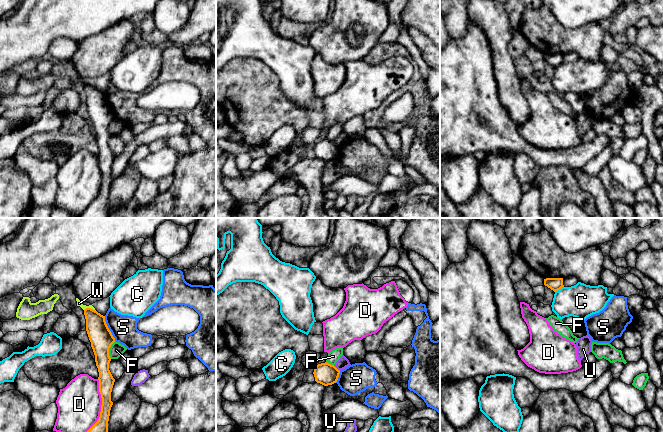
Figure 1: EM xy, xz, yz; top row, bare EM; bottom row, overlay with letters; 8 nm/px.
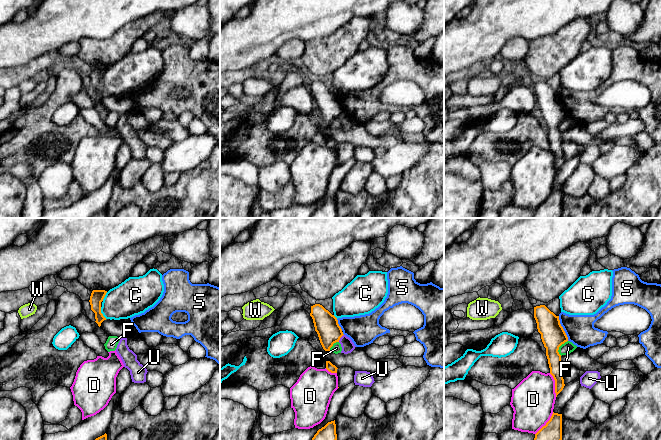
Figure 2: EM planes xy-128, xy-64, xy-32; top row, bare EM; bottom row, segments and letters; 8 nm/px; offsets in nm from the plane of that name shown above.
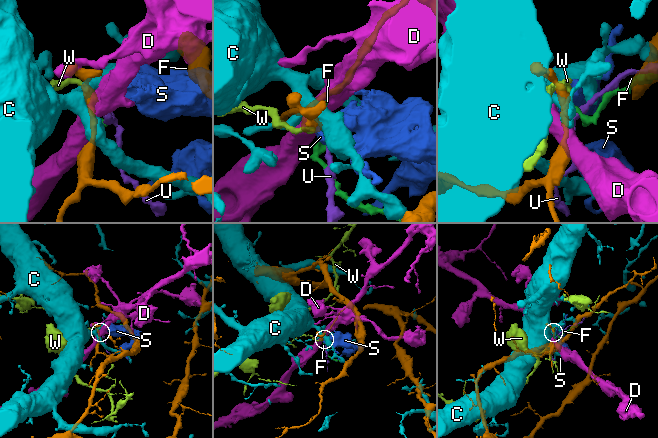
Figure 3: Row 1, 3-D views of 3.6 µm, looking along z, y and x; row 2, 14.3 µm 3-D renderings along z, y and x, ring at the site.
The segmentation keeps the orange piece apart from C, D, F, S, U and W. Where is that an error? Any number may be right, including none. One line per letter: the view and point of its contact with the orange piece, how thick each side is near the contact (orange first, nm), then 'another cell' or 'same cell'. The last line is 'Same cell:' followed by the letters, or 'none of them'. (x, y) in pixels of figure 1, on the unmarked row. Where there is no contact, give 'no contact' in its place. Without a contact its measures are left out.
C: yz (559, 65) | 110/280 nm | another cell
D: xy (101, 186) | 200/360 nm | another cell
F: xy (108, 126) | 190/110 nm | another cell
S: xy (108, 104) | 190/200 nm | another cell
U: xz (336, 144) | 180/90 nm | another cell
W: xy (90, 84) | 180/50 nm | another cell
Same cell: none of them

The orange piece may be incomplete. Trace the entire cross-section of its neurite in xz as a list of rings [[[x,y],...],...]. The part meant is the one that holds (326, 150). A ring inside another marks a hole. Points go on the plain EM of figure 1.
[[[325,138],[316,141],[313,150],[317,159],[328,162],[337,158],[340,146],[334,141]]]

